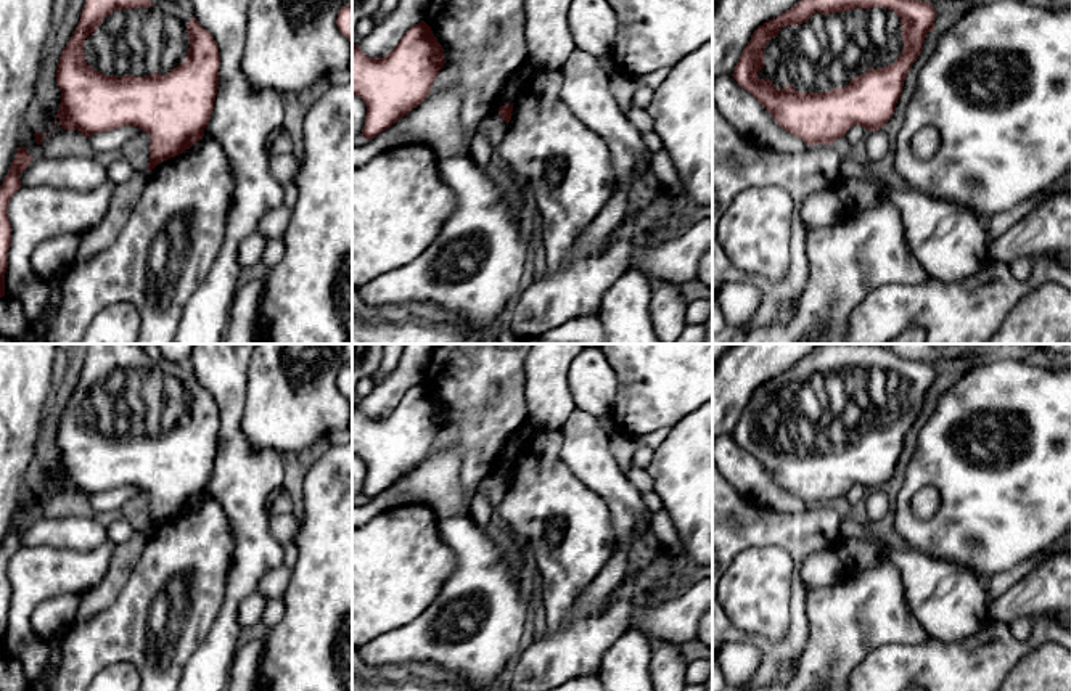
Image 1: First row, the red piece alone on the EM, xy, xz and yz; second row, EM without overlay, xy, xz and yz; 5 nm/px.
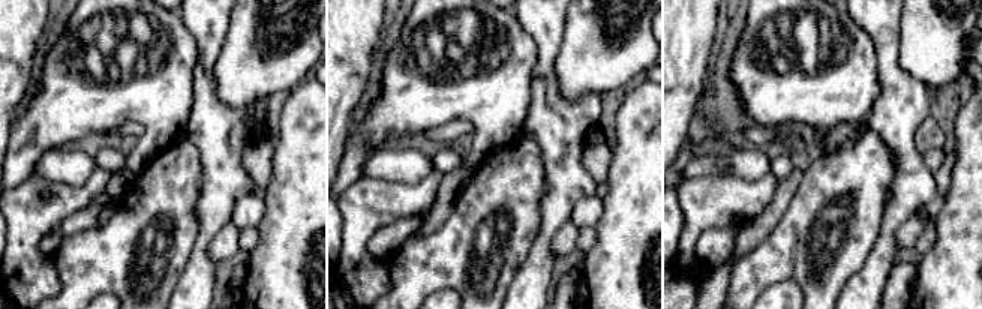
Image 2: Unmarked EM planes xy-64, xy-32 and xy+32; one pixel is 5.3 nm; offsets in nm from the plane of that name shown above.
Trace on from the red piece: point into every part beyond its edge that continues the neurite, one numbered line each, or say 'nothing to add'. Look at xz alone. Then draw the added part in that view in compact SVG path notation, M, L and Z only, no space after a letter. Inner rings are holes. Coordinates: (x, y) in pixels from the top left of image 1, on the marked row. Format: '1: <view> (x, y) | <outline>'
nothing to add

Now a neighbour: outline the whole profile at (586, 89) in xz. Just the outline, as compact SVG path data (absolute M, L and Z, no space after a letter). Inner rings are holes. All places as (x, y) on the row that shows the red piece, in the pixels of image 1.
M574 50L560 72L564 79L563 101L572 116L608 146L616 186L632 183L634 174L650 157L648 149L638 129L611 95L608 74L600 67L598 58Z

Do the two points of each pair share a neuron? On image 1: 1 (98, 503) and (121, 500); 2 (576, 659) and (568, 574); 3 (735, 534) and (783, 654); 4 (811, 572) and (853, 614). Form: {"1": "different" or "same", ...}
{"1": "same", "2": "same", "3": "same", "4": "different"}

